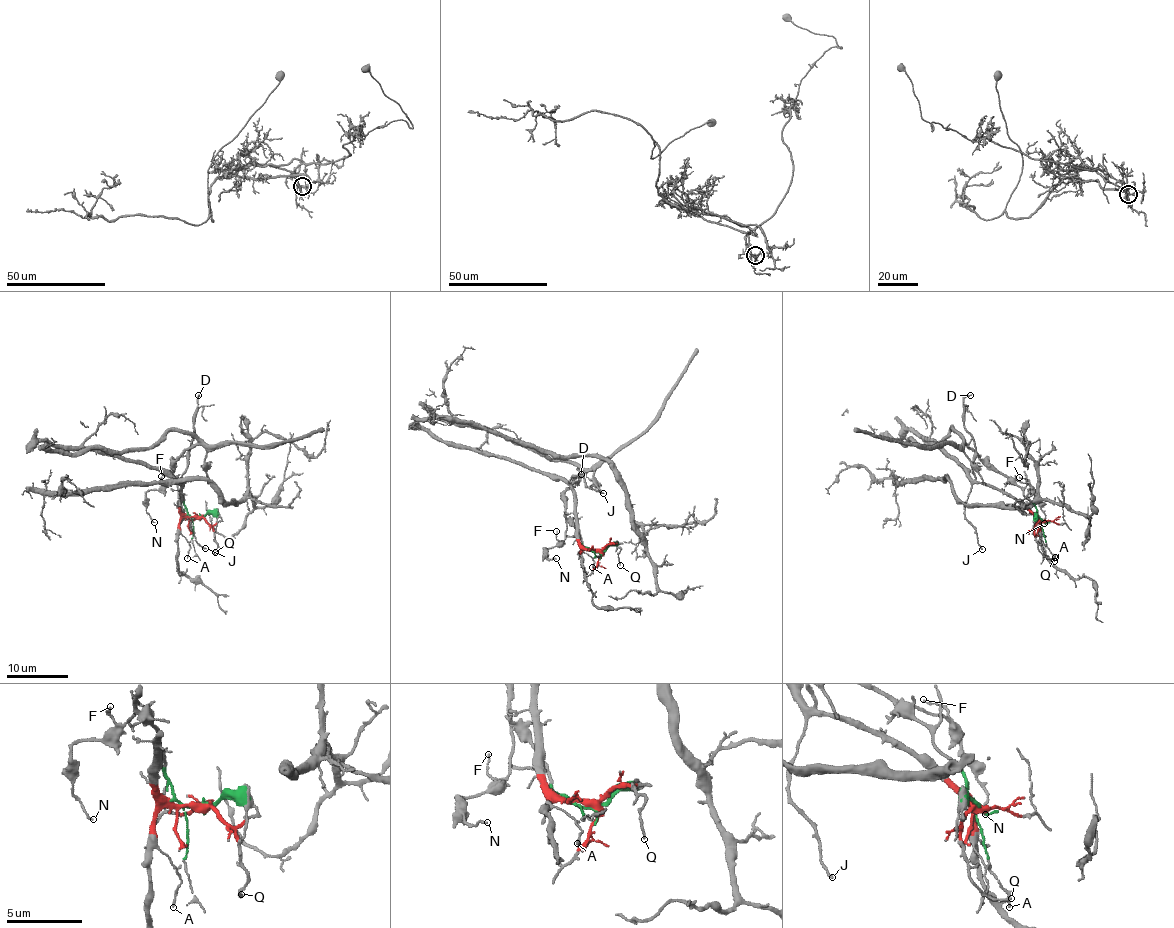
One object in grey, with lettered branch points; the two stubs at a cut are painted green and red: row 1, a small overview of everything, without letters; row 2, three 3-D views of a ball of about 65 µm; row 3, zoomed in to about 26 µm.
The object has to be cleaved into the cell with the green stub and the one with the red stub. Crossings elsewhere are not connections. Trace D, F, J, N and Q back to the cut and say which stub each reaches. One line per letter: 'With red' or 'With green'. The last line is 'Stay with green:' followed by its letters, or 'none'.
D: With red
F: With green
J: With red
N: With green
Q: With red
Stay with green: F, N

